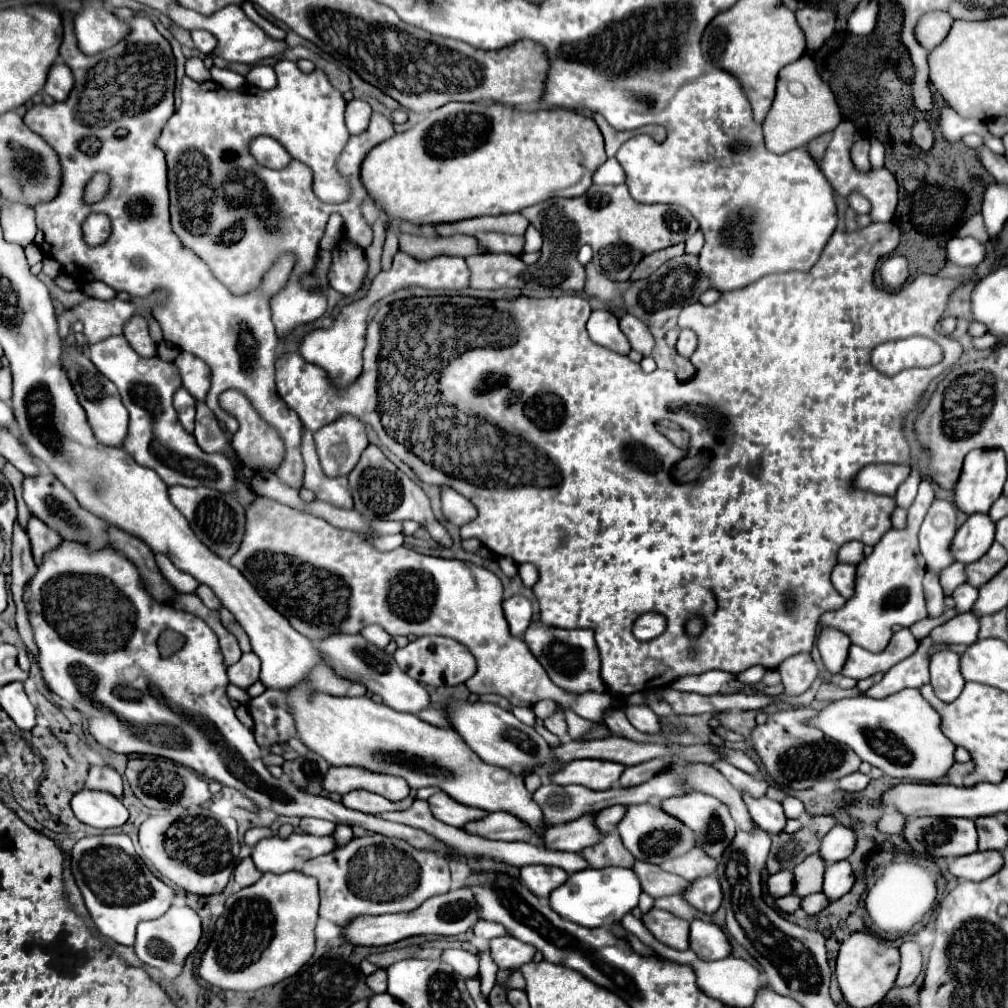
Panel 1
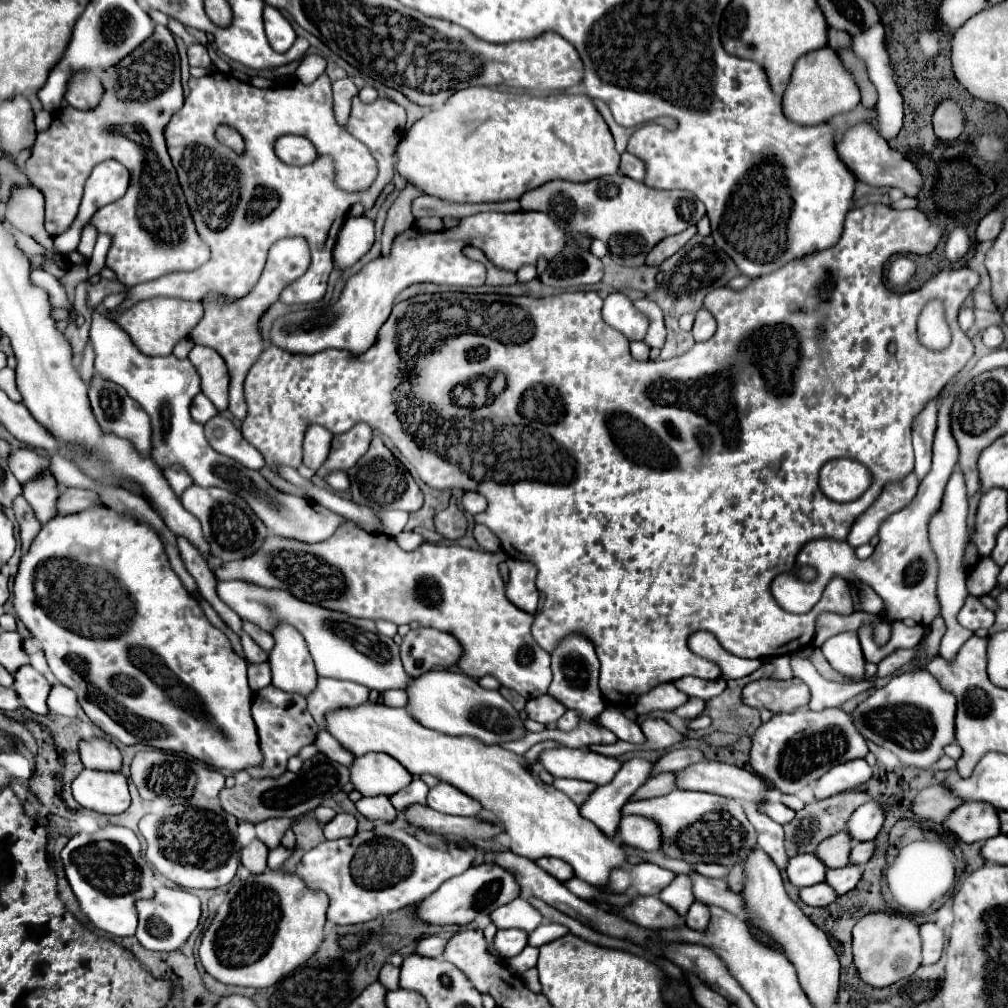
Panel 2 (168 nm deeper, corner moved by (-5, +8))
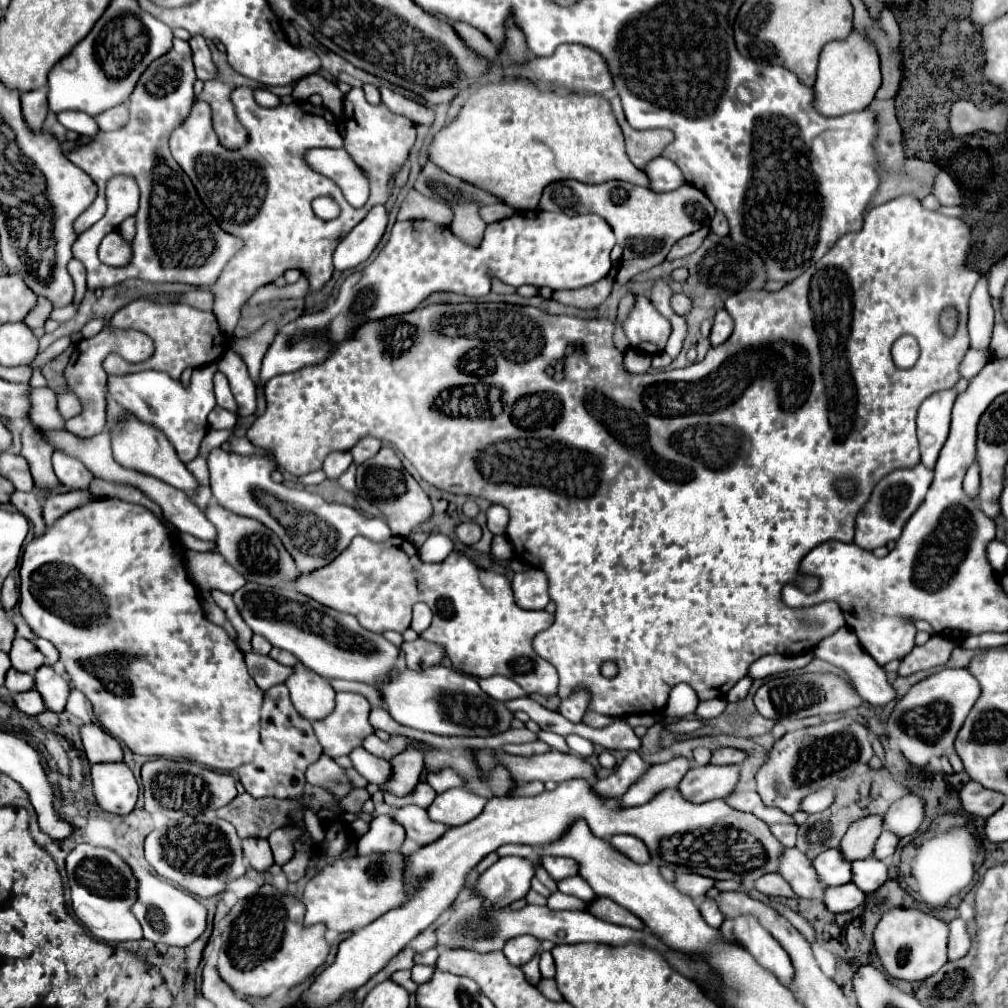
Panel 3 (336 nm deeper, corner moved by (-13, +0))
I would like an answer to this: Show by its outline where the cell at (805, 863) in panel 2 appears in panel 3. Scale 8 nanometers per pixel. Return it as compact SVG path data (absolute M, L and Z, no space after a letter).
M839 849L823 851L813 861L813 867L817 869L817 873L825 885L843 885L843 883L849 883L853 877L851 861L847 861Z

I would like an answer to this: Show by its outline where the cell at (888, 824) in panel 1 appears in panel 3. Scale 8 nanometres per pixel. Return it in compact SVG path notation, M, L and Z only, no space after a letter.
M969 781L961 793L961 809L971 815L971 817L989 817L991 813L995 813L1003 803L1005 803L1005 795L985 789L983 785Z

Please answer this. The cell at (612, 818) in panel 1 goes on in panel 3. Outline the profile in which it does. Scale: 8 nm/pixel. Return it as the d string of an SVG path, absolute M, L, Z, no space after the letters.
M707 765L693 767L683 777L679 789L693 803L725 799L735 791L739 781L739 765Z

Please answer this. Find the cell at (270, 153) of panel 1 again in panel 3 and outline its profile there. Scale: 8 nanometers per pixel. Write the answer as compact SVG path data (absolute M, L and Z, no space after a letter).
M311 149L305 159L311 169L333 179L353 207L369 199L369 177L345 149Z

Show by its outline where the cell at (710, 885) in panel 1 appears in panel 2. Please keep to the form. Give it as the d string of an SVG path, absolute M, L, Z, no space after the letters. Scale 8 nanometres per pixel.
M733 865L729 867L729 873L725 877L729 889L735 889L735 891L741 891L743 889L743 881L745 881L745 875L743 875L743 869L739 865Z

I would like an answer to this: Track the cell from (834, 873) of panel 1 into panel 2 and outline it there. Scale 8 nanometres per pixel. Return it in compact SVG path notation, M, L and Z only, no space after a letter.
M873 841L855 843L853 849L851 849L851 855L849 855L849 863L853 863L853 865L865 865L871 855L873 855Z

